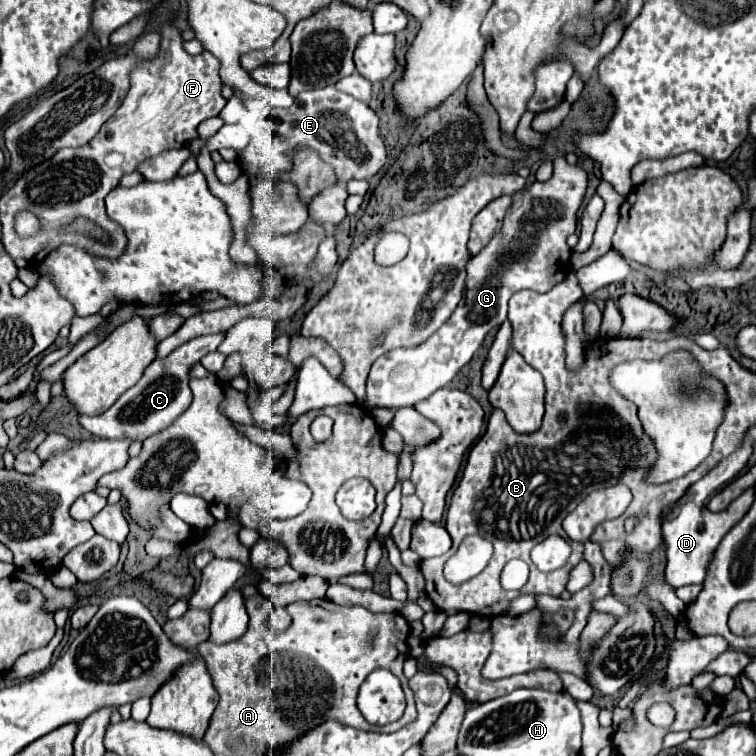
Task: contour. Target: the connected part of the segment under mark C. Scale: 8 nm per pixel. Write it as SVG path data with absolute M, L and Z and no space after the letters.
M224 333L194 337L188 343L180 345L180 349L172 351L166 359L154 359L146 367L142 379L134 387L130 387L108 411L94 417L80 415L78 417L80 427L84 427L86 431L90 431L94 437L100 437L100 439L130 437L138 441L144 441L146 437L166 429L184 409L188 409L192 401L192 391L188 387L192 365L196 365L204 355L216 351L222 339L224 339Z

